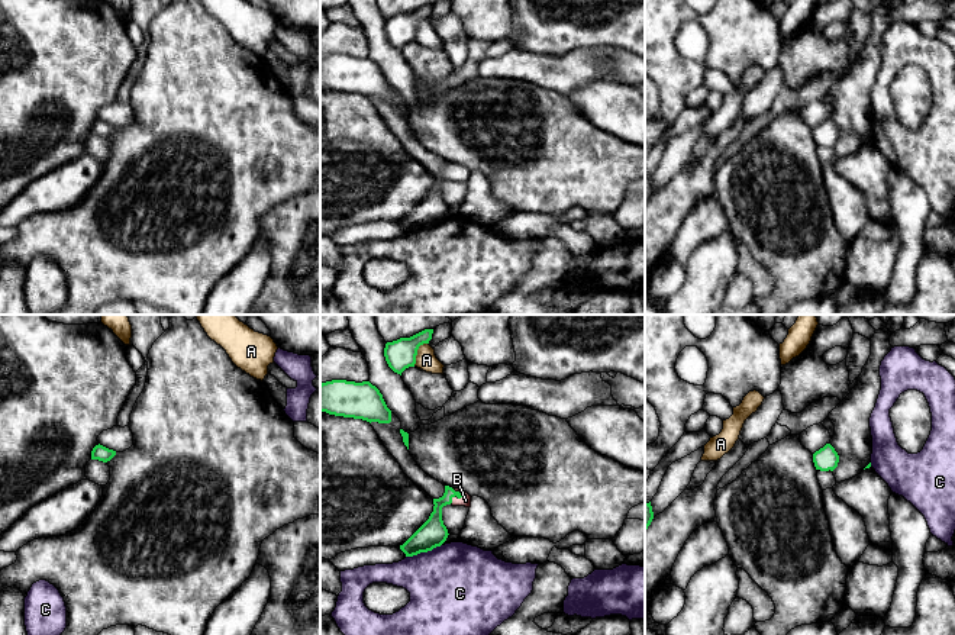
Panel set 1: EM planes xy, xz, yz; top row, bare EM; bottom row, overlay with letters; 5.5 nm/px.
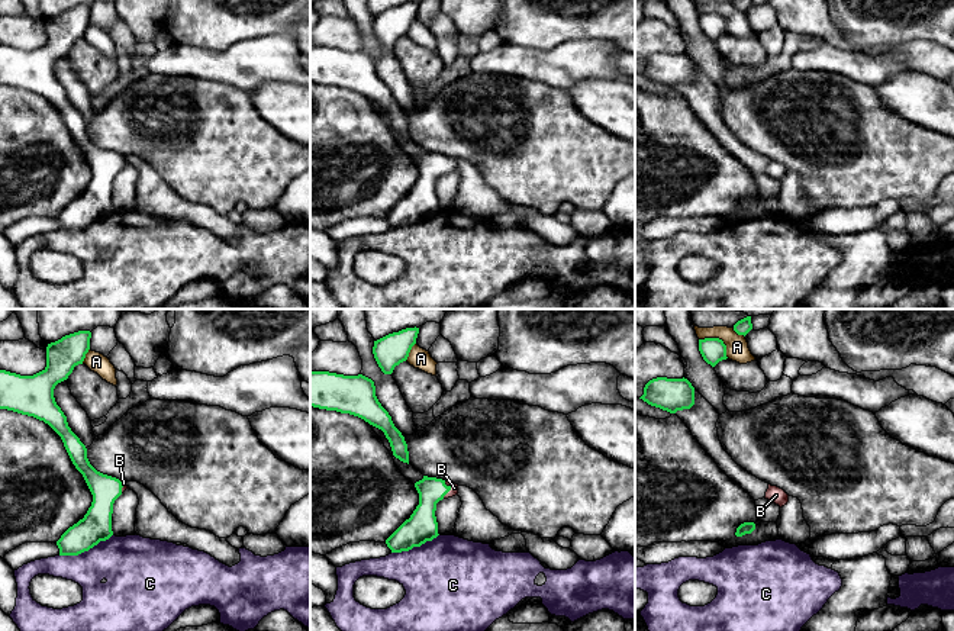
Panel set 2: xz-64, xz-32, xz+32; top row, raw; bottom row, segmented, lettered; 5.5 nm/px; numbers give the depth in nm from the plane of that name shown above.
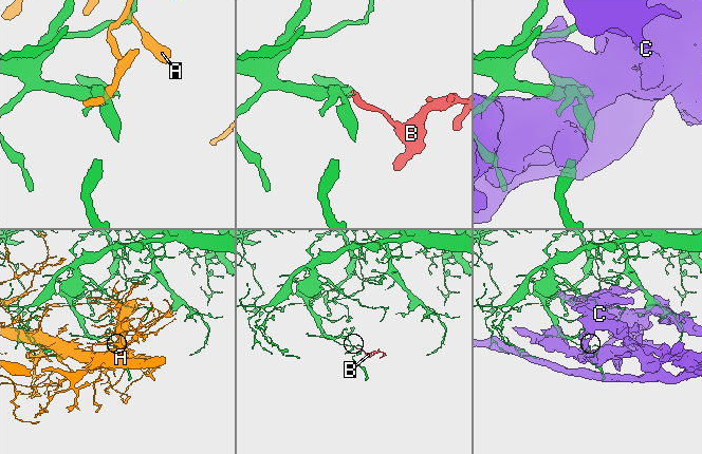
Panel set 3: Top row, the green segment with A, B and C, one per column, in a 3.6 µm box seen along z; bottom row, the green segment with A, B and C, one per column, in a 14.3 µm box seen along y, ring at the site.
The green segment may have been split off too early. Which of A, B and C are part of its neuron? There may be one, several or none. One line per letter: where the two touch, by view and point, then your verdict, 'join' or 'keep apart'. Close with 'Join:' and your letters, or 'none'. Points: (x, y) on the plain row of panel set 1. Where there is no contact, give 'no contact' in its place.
A: xz (416, 28) | keep apart
B: xz (457, 171) | join
C: xz (423, 226) | keep apart
Join: B

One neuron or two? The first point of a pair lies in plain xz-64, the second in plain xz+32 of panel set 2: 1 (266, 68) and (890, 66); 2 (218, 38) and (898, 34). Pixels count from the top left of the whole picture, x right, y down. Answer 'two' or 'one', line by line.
1: one
2: one

